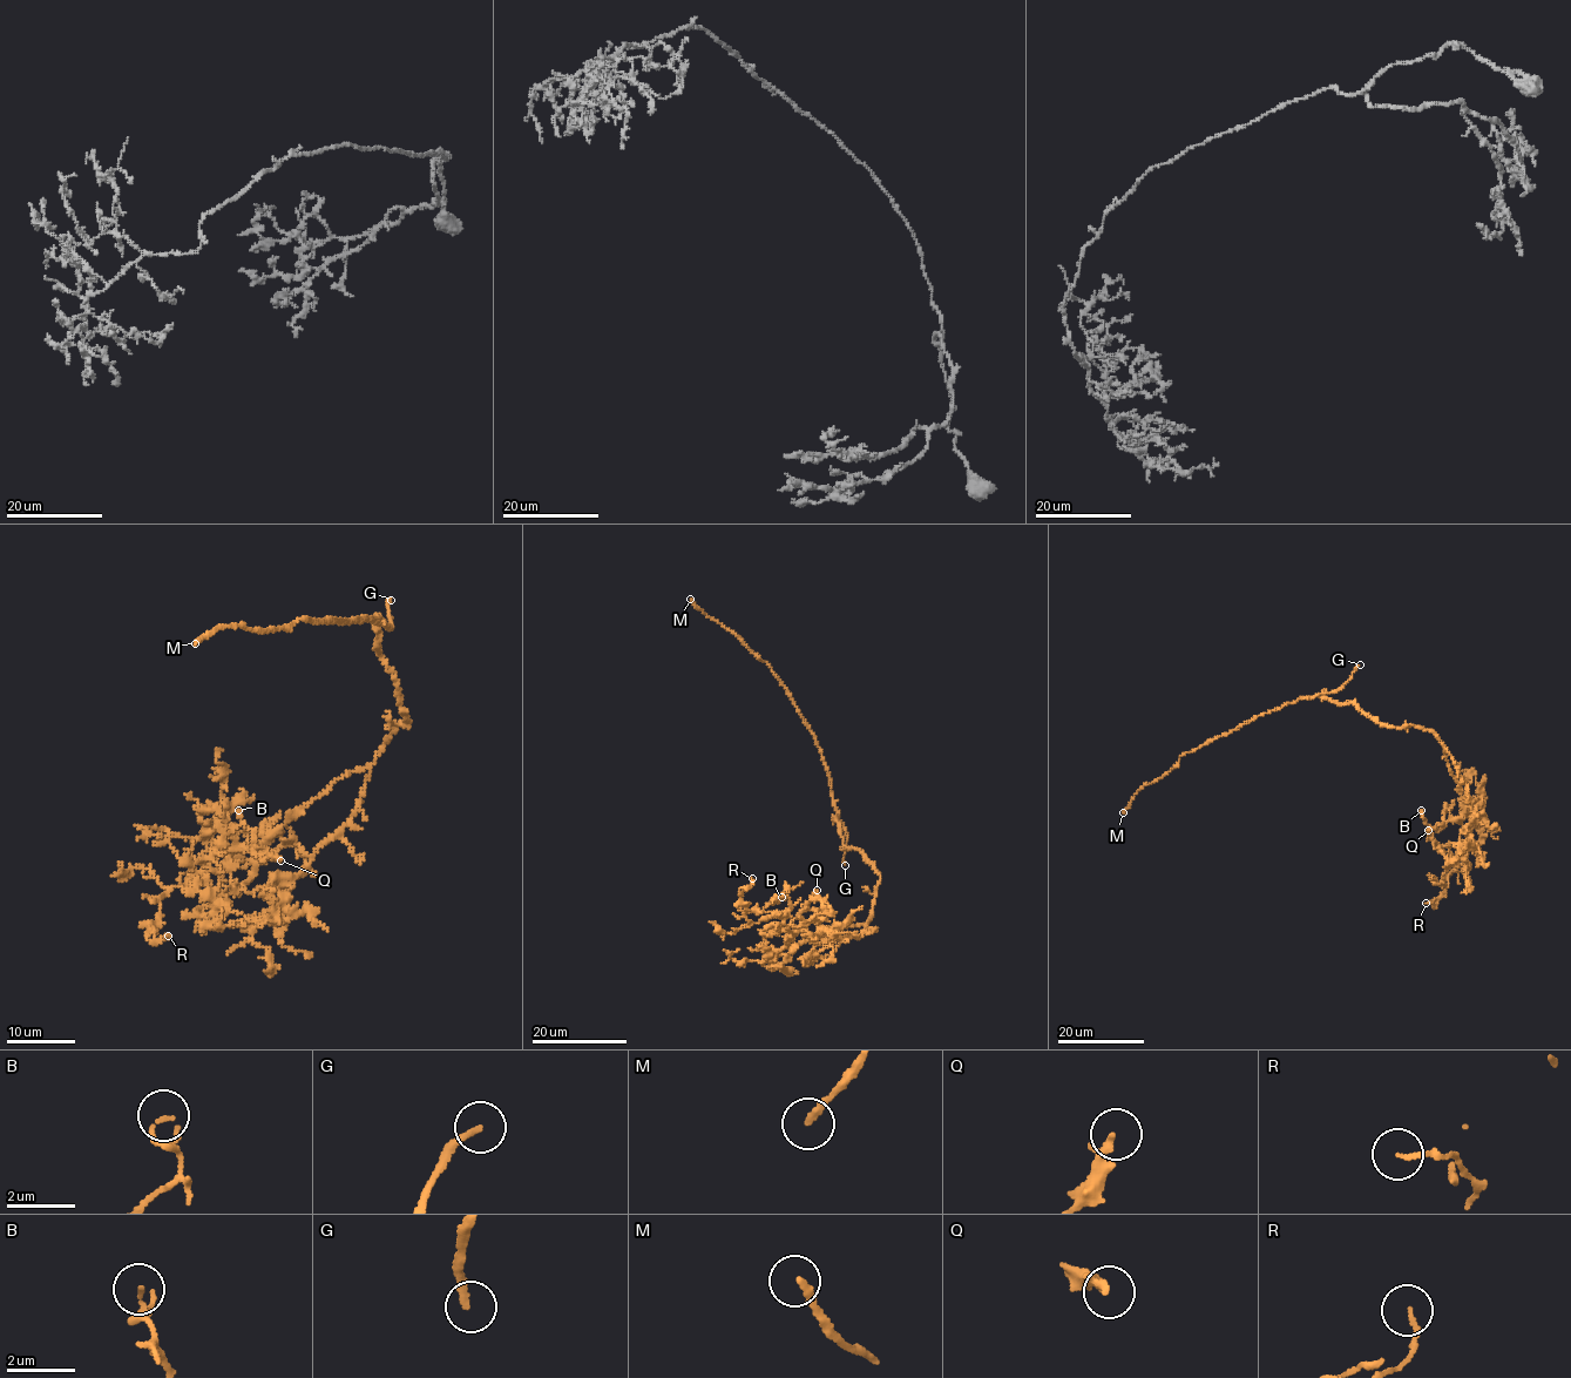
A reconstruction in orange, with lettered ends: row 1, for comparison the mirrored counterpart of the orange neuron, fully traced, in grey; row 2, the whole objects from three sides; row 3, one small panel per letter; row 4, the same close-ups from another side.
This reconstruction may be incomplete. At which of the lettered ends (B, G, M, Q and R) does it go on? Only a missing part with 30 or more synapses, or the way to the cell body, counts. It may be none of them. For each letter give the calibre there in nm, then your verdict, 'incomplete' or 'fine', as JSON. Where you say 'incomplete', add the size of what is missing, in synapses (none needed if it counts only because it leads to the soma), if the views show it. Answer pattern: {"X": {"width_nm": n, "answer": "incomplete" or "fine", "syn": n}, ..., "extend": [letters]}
{"B": {"width_nm": 160, "answer": "fine"}, "G": {"width_nm": 190, "answer": "incomplete"}, "M": {"width_nm": 200, "answer": "incomplete", "syn": 500}, "Q": {"width_nm": 200, "answer": "fine"}, "R": {"width_nm": 130, "answer": "fine"}, "extend": ["G", "M"]}

